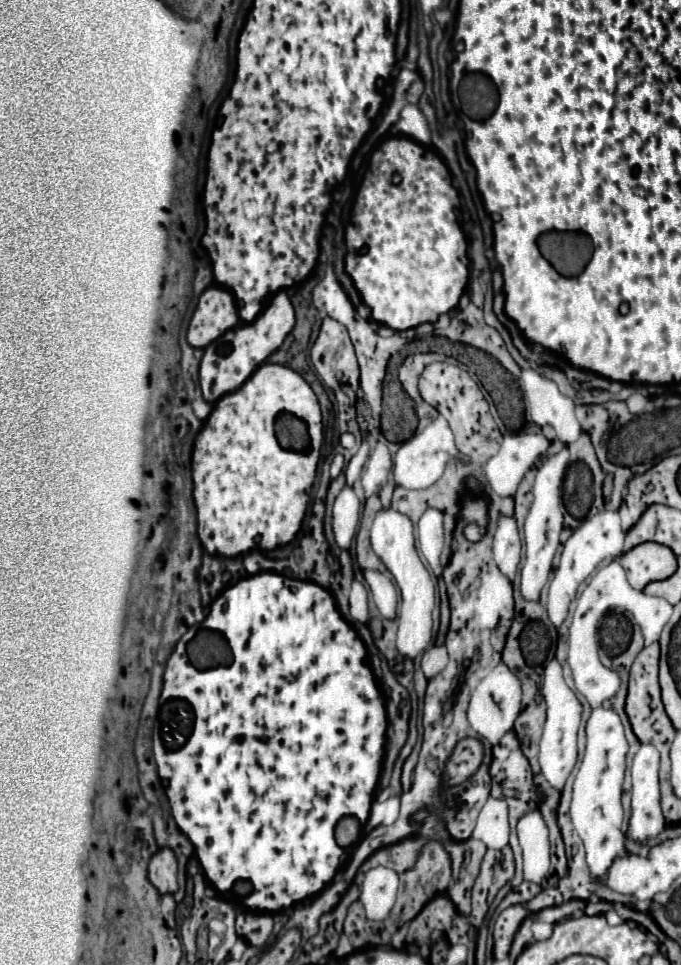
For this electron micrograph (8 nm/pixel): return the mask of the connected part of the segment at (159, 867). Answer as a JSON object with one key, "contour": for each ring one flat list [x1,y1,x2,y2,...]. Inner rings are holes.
{"contour":[[160,848,152,856,148,878,160,890,160,894,174,894,178,890,178,882,176,882,178,870,176,868,178,868,178,862,170,848]]}

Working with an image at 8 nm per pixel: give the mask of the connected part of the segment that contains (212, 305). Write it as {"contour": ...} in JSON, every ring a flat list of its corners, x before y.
{"contour":[[210,286,202,292,196,312,192,314,188,342,194,348,204,348,214,342,218,334,224,334,226,328,234,328,236,324,240,324,240,316,230,290]]}

